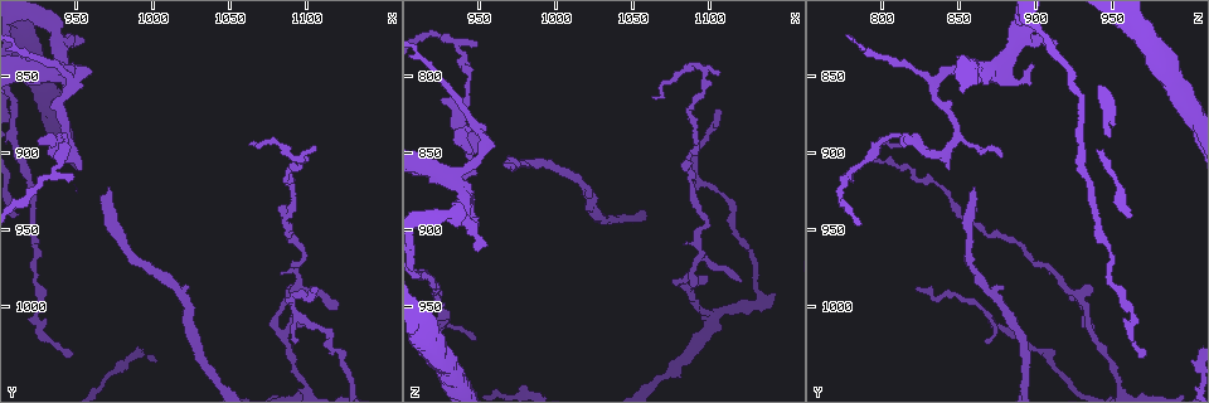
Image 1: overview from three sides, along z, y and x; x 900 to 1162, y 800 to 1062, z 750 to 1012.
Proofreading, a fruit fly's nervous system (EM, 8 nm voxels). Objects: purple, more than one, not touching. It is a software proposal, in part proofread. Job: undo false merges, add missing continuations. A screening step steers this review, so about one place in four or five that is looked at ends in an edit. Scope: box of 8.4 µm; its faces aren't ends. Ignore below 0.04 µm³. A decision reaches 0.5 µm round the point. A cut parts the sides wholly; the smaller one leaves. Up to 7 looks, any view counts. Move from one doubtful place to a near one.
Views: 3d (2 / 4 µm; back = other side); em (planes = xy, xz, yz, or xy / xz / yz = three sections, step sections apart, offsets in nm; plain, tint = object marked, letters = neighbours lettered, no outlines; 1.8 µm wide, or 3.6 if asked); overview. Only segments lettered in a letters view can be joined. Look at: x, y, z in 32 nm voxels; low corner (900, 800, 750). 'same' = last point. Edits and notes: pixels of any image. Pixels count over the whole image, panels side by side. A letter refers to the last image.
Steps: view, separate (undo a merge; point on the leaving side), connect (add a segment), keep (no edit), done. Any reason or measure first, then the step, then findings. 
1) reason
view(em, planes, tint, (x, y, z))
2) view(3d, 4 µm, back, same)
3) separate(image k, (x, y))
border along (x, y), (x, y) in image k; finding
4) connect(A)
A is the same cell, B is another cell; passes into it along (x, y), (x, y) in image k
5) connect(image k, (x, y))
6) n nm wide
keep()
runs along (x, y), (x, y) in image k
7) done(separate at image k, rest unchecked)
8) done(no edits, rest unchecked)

an open end
view(em, xz, step 4, letters, (1108, 896, 798))

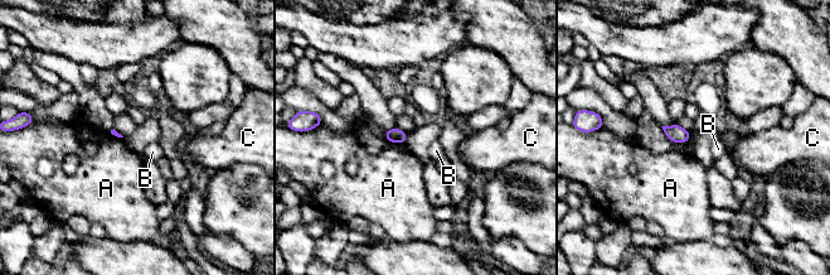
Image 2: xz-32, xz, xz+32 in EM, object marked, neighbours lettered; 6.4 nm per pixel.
cut it another way
view(em, planes, letters, same)

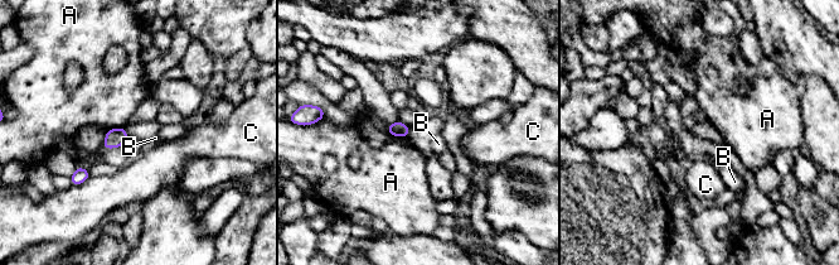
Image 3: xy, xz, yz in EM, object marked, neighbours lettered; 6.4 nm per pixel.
keep()
A, B and C are other cells; border along (125, 126), (106, 131) in image 3; none of them fits

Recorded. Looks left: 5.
an open end
view(em, planes, letters, (948, 842, 898))

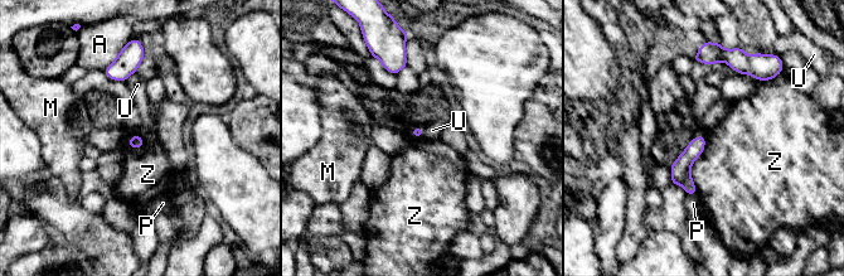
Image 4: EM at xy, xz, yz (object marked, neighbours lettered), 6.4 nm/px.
keep()
A, M, P, U and Z are other cells; no lettered segment goes on from it

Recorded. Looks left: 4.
end of a long branch
view(em, planes, letters, (948, 1028, 970))

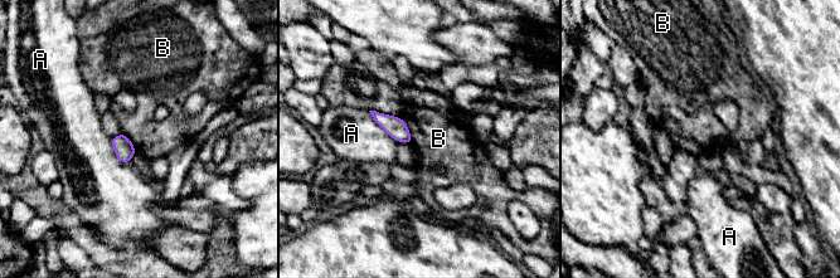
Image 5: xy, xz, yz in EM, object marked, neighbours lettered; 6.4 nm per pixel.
130 nm wide; A touches over 280 nm
keep()
A and B are other cells; none of them fits

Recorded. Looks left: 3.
done(no edits, rest unchecked)

